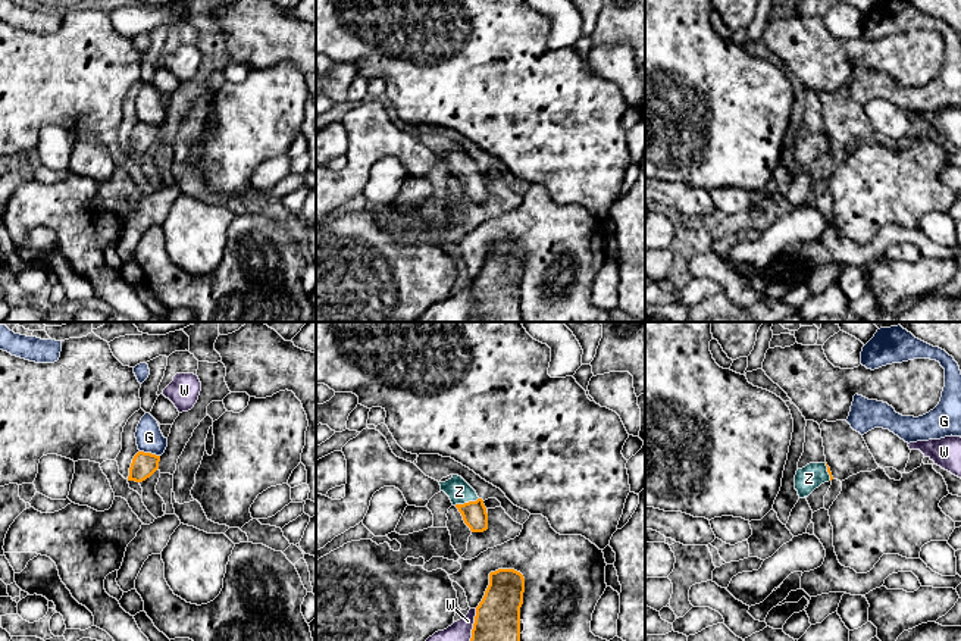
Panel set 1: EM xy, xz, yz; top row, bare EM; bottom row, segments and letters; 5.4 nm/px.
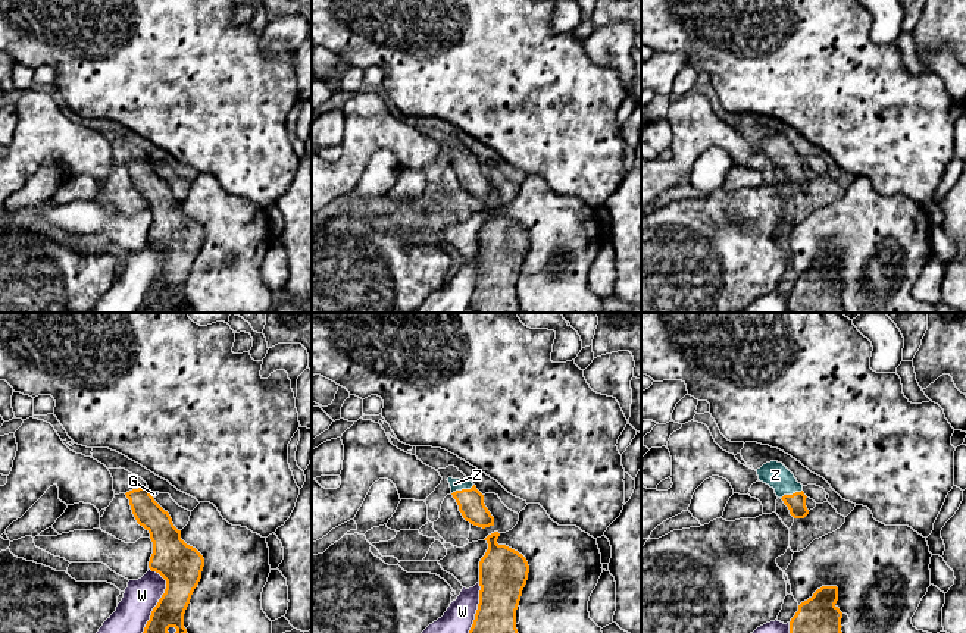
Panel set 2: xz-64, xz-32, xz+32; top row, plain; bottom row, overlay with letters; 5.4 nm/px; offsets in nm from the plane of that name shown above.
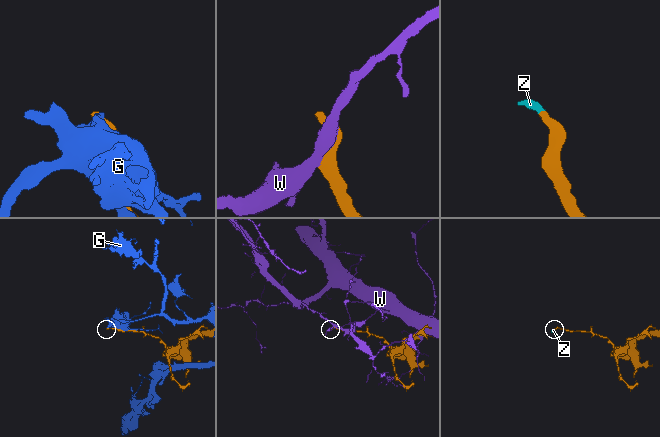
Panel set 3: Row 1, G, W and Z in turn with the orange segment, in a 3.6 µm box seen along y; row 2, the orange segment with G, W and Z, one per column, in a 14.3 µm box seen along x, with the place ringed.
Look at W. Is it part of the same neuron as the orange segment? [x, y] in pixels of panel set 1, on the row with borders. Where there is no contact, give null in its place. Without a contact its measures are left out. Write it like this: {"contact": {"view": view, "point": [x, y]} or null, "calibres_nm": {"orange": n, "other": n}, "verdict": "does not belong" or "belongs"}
{"contact": {"view": "xz", "point": [473, 625]}, "calibres_nm": {"orange": 240, "other": 110}, "verdict": "does not belong"}

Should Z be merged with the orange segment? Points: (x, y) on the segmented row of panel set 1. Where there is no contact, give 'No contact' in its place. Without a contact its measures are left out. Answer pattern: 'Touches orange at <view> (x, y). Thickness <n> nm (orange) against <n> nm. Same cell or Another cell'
Touches orange at xz (466, 503). Thickness 140 nm (orange) against 130 nm. Same cell

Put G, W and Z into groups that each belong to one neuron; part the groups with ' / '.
G / W / Z

